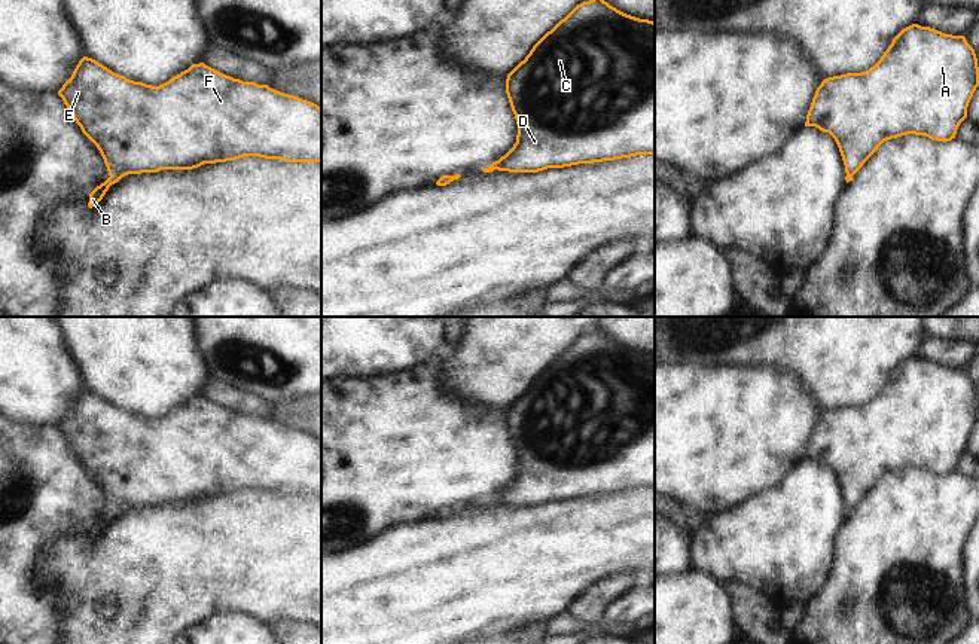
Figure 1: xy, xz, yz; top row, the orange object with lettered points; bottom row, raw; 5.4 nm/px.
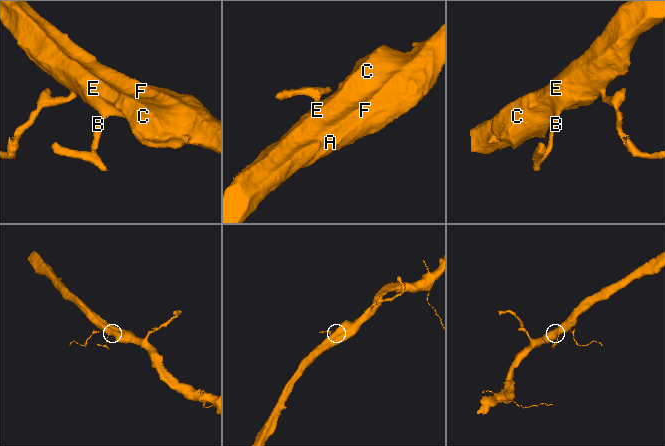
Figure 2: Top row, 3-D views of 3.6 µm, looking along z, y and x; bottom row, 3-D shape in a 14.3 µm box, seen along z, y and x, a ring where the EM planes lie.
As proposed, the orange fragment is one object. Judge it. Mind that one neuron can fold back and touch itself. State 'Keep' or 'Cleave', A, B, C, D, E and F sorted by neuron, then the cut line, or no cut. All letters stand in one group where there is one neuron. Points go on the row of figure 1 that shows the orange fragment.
Keep. Groups: A B C D E F. No split.

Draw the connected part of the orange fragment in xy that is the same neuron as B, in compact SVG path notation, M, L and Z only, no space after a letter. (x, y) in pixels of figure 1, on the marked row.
M83 57L58 95L100 150L110 176L89 193L89 208L98 205L109 187L128 174L193 170L244 156L321 162L321 109L317 104L268 85L234 79L204 62L152 86Z

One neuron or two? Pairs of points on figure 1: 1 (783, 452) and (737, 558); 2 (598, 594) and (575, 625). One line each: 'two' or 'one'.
1: two
2: two

